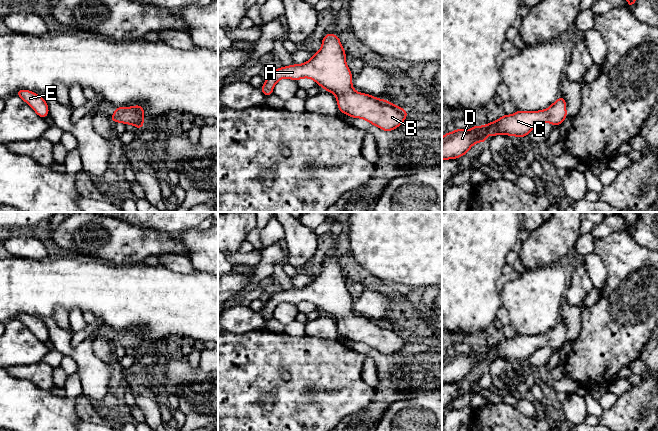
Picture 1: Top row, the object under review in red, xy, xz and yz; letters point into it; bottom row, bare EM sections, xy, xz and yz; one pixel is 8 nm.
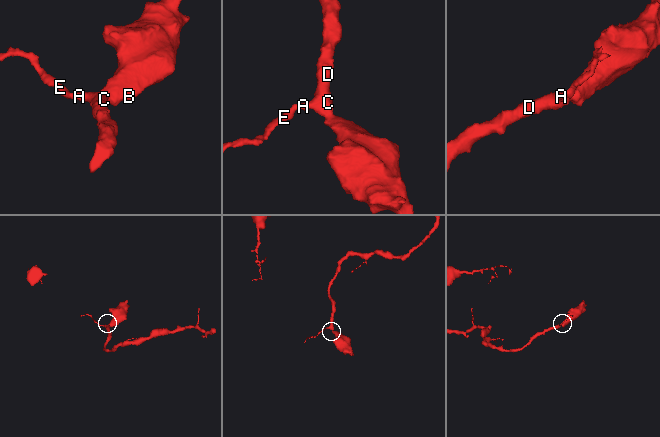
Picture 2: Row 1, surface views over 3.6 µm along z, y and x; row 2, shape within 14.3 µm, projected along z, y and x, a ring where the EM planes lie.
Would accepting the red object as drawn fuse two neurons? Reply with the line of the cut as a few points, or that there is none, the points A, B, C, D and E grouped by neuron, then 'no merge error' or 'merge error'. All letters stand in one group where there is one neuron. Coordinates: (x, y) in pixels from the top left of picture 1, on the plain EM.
no cut; A B C D E; no merge error

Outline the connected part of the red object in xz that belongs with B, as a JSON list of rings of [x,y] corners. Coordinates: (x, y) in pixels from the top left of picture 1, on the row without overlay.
[[[327,257],[321,273],[304,288],[294,288],[271,295],[260,312],[268,321],[282,302],[298,305],[311,302],[324,314],[333,317],[340,336],[362,342],[384,355],[402,349],[408,335],[395,328],[353,313],[352,298],[345,285],[346,275],[335,258]]]

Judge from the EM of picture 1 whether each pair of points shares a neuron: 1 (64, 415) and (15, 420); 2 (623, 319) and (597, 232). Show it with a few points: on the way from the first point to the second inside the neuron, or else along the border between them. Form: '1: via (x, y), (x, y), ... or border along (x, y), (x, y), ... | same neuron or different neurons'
1: via (52, 416), (27, 416) | same neuron
2: border along (620, 229), (595, 239) | different neurons

